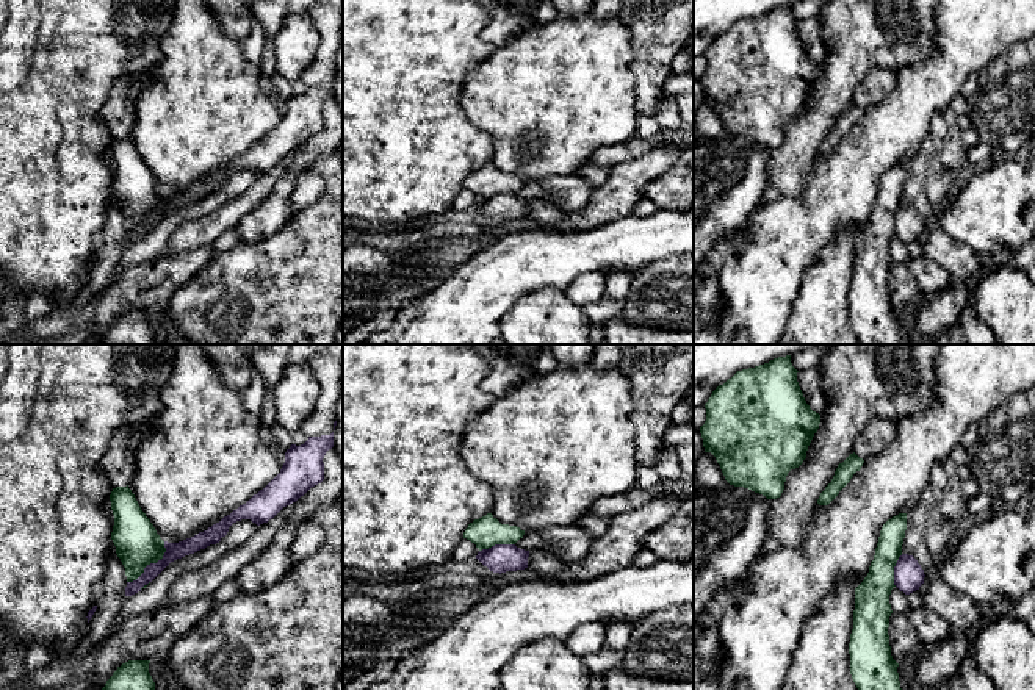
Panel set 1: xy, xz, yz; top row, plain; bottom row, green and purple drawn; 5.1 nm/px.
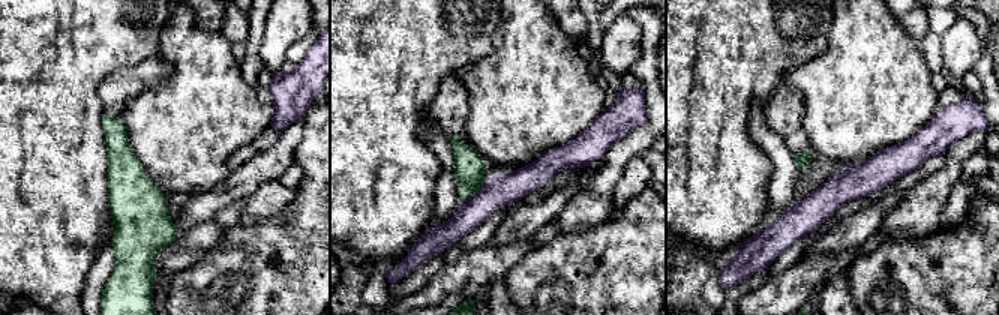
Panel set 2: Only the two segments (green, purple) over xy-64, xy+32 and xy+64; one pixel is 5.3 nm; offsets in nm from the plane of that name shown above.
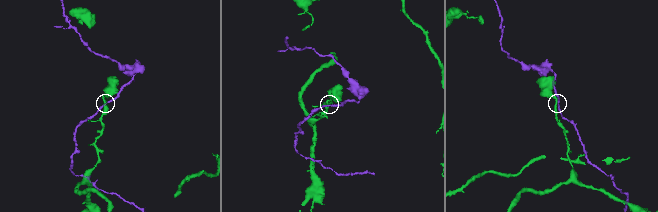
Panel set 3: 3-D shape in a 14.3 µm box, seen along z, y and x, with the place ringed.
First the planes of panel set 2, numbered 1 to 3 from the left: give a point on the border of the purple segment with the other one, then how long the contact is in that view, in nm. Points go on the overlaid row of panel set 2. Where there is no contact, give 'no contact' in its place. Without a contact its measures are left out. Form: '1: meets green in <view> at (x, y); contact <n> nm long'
1: no contact
2: meets green in xy+32 at (473, 192); contact 180 nm long
3: no contact

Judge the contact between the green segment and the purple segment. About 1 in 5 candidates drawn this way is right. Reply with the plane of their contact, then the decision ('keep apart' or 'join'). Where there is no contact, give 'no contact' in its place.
contact in xy; keep apart

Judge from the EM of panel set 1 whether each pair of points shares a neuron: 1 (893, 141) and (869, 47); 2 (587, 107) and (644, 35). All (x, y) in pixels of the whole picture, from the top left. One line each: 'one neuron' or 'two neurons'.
1: two neurons
2: two neurons

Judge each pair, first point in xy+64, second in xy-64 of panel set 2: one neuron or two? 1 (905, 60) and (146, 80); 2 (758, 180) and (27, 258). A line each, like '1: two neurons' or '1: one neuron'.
1: two neurons
2: one neuron

